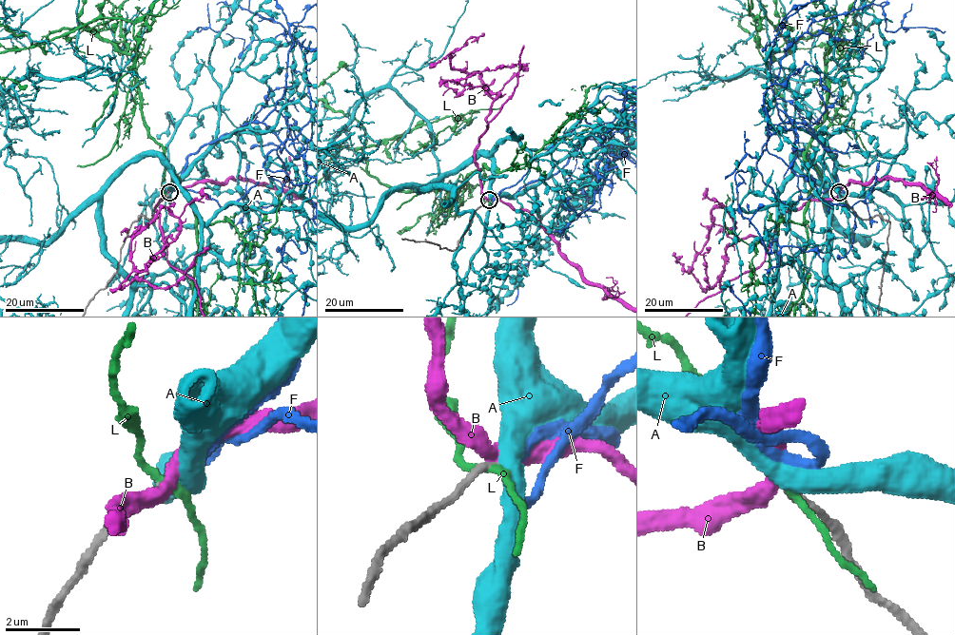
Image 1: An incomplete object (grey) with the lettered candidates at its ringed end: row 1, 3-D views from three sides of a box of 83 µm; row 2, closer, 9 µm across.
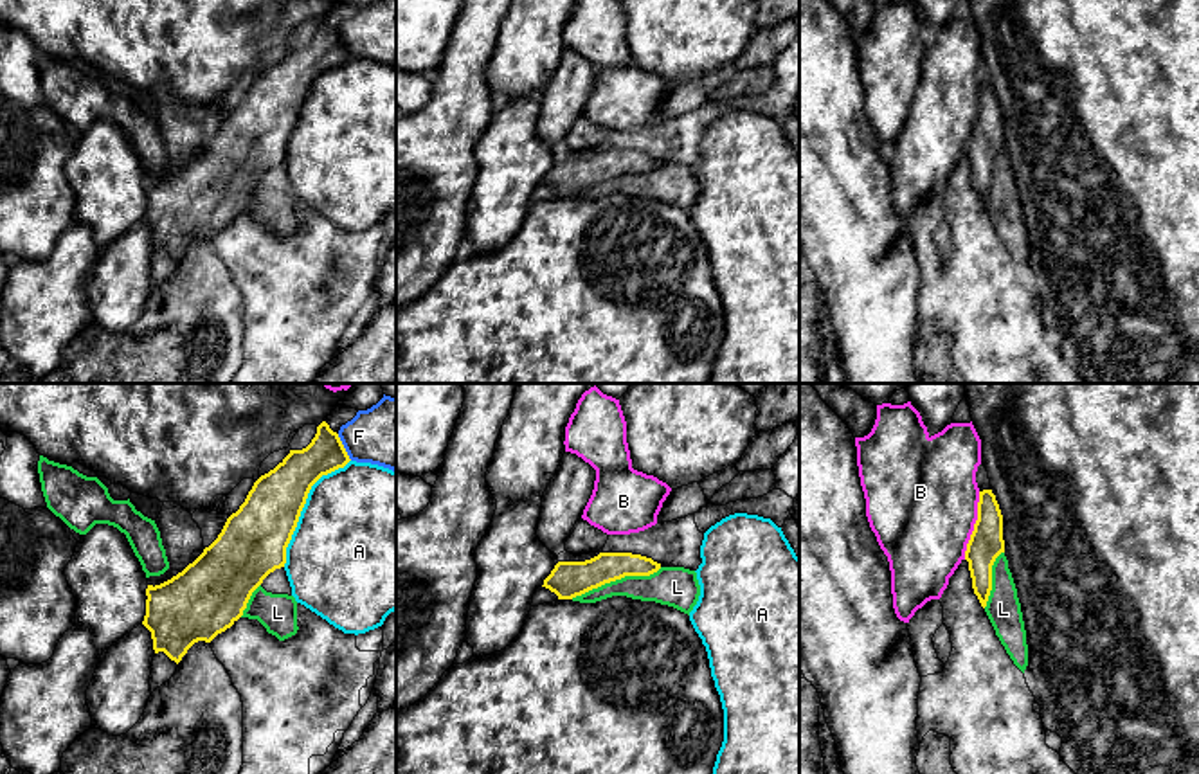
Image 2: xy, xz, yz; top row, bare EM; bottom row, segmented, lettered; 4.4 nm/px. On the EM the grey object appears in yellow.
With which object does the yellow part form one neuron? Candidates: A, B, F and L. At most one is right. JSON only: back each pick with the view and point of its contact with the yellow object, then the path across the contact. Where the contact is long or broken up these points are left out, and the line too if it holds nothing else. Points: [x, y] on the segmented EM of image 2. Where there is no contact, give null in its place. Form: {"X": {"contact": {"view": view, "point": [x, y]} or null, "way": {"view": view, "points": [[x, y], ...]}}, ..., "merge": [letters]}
{"F": {"contact": {"view": "xy", "point": [342, 447]}}, "merge": ["F"]}

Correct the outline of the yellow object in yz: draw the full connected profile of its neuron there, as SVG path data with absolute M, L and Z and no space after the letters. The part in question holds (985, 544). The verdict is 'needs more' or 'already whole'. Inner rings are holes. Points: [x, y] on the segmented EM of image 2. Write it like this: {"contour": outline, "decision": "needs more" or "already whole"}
{"contour": "M983 490L978 520L965 551L972 589L983 608L992 590L992 565L1001 553L1005 553L1003 515L992 490Z", "decision": "already whole"}

